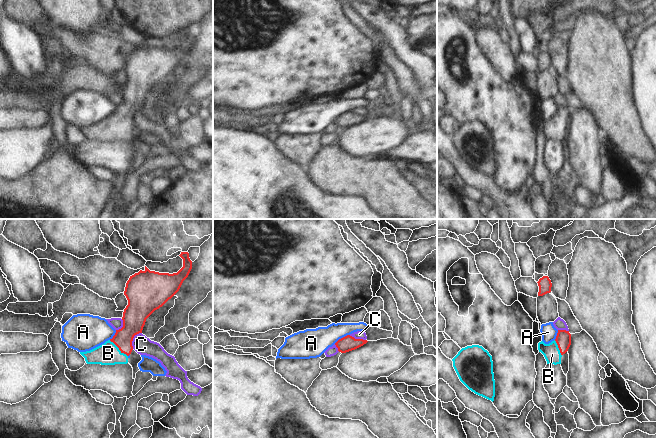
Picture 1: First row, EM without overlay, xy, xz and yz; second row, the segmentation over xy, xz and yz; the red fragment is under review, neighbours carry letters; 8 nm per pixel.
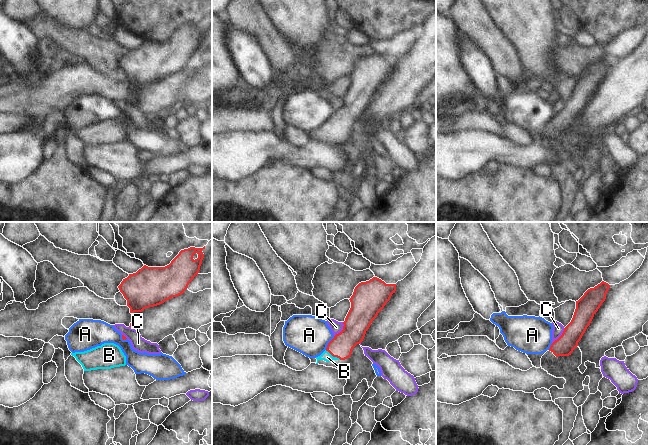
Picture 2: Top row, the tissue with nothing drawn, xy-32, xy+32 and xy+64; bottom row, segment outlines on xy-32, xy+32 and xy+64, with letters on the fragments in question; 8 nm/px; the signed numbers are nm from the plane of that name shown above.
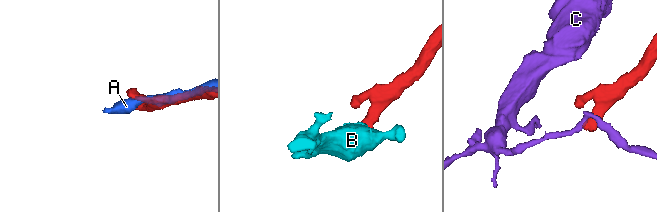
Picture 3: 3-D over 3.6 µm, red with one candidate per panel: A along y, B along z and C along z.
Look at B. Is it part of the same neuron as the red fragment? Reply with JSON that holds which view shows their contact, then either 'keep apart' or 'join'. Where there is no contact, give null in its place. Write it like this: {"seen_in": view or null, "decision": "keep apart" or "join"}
{"seen_in": "xy", "decision": "join"}

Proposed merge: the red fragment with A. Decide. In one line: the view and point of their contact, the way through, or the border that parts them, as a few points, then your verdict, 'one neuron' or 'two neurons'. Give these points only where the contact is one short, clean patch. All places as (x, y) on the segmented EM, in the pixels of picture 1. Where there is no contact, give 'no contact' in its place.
meets red in xz at (341, 338); border along xz (349, 334), (339, 338), (334, 343); two neurons

